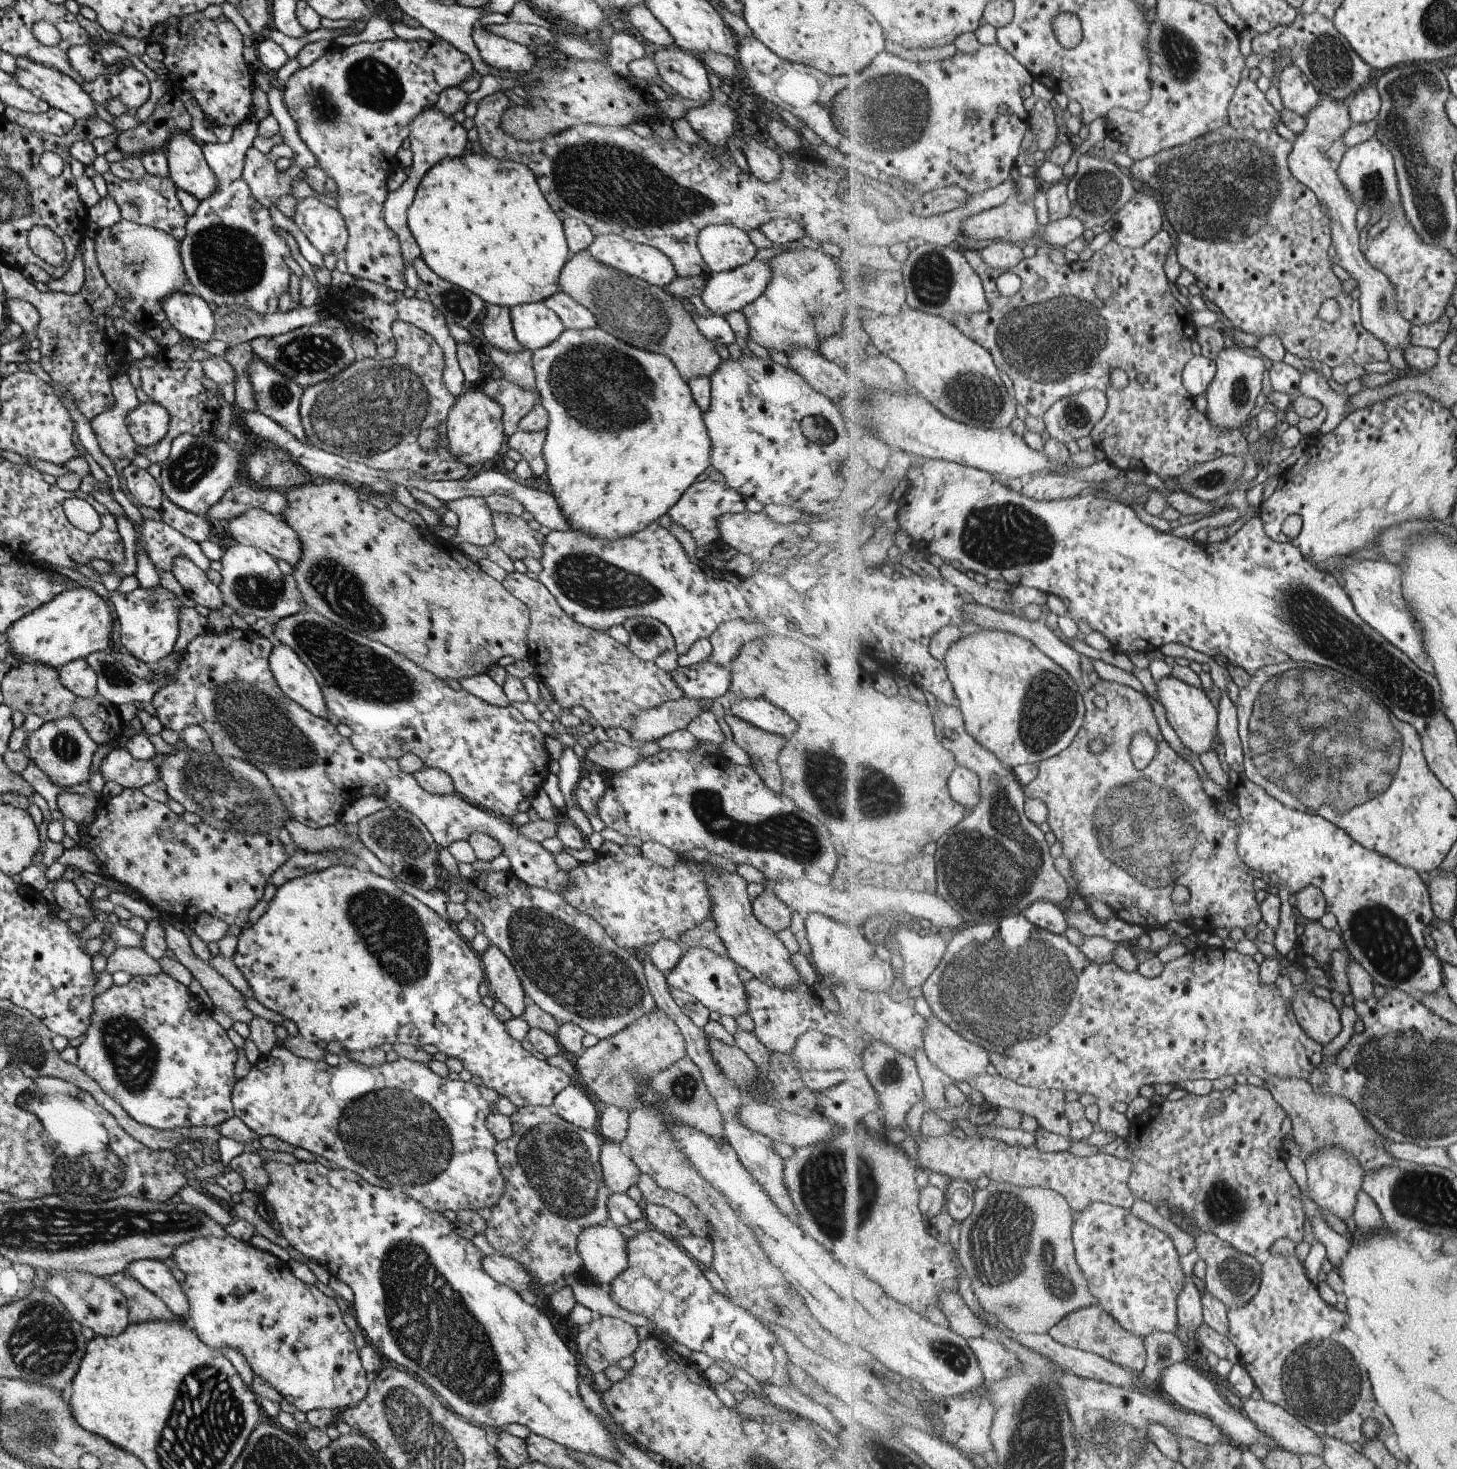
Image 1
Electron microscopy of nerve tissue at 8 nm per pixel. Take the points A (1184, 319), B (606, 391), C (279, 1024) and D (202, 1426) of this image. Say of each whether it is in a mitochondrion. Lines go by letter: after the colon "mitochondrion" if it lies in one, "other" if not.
A: other
B: mitochondrion
C: other
D: mitochondrion

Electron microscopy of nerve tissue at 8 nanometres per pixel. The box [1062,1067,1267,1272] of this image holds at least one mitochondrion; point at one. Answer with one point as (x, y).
(1224, 1206)

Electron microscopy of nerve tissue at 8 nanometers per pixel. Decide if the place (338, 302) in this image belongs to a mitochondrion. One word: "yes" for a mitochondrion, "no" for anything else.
no

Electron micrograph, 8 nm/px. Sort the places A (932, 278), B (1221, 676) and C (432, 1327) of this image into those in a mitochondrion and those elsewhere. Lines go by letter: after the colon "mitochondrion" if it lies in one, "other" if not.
A: mitochondrion
B: other
C: mitochondrion

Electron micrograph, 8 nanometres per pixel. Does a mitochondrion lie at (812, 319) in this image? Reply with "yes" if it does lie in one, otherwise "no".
yes

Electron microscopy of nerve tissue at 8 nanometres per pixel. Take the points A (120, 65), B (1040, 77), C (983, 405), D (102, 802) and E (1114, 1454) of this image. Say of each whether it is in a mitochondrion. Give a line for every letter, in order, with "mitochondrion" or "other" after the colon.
A: other
B: other
C: mitochondrion
D: other
E: mitochondrion

